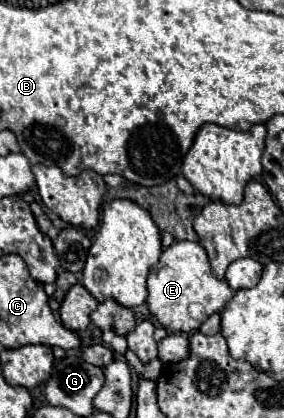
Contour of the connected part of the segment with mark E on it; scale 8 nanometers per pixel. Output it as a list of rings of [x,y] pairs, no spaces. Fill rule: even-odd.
[[[174,241],[162,251],[160,261],[152,267],[148,279],[150,313],[172,333],[194,333],[212,315],[220,313],[232,299],[234,291],[220,281],[208,263],[206,251],[194,241]]]

